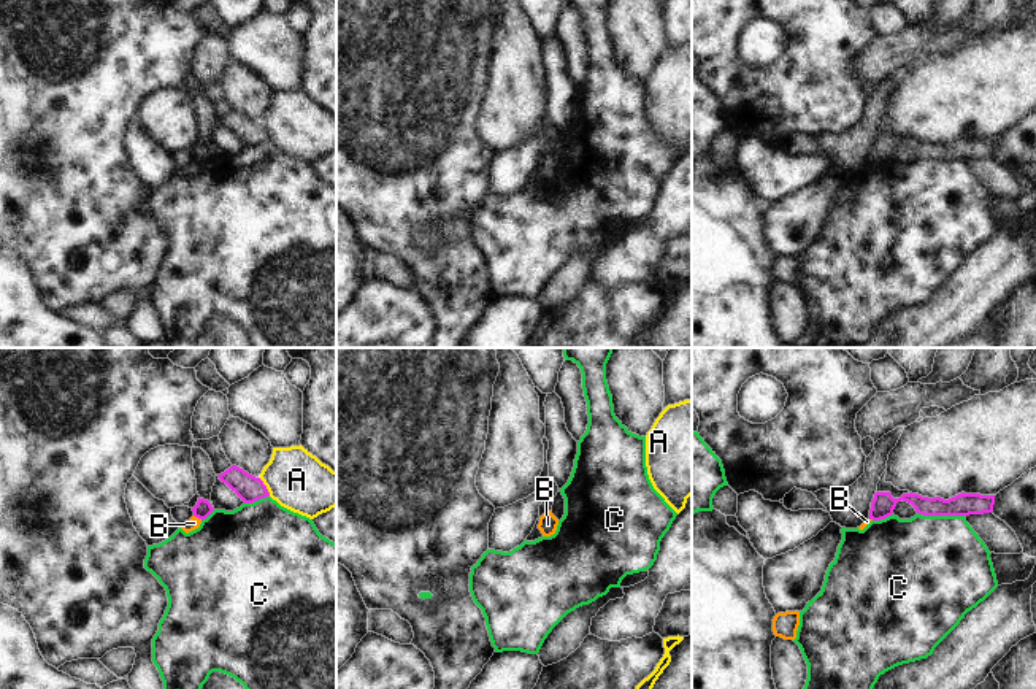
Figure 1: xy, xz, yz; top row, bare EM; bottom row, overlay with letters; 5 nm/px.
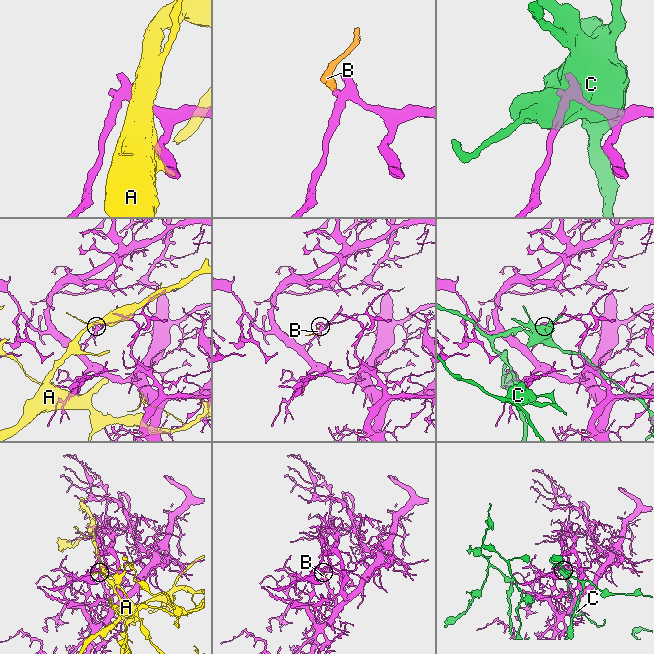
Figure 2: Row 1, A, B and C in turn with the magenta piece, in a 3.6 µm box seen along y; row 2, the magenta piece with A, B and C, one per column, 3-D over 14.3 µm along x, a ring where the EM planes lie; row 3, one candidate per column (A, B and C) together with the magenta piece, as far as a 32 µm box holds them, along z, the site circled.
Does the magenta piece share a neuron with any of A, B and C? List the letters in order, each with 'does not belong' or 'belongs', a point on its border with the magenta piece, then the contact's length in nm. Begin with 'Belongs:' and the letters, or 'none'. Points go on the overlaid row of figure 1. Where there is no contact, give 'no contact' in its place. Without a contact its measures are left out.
Belongs: none
A: does not belong | xy (265, 488) | 110 nm
B: does not belong | xy (199, 518) | 50 nm
C: does not belong | yz (941, 515) | 240 nm

